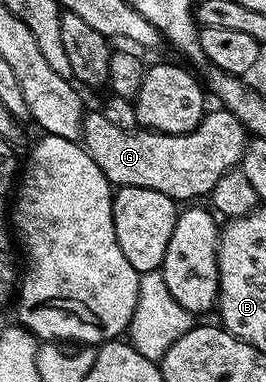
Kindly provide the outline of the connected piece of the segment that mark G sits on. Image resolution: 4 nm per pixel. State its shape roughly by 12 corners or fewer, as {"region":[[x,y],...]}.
{"region":[[224,107],[189,133],[86,112],[80,144],[114,187],[193,203],[245,154]]}

